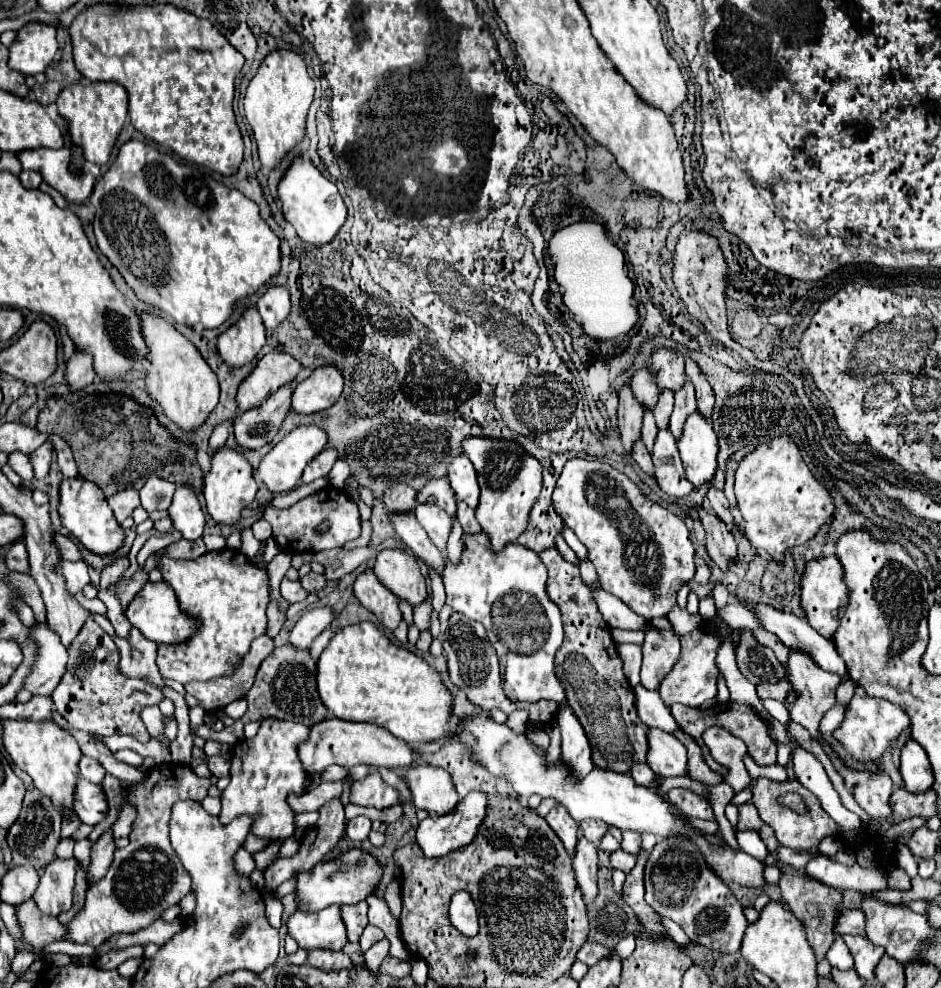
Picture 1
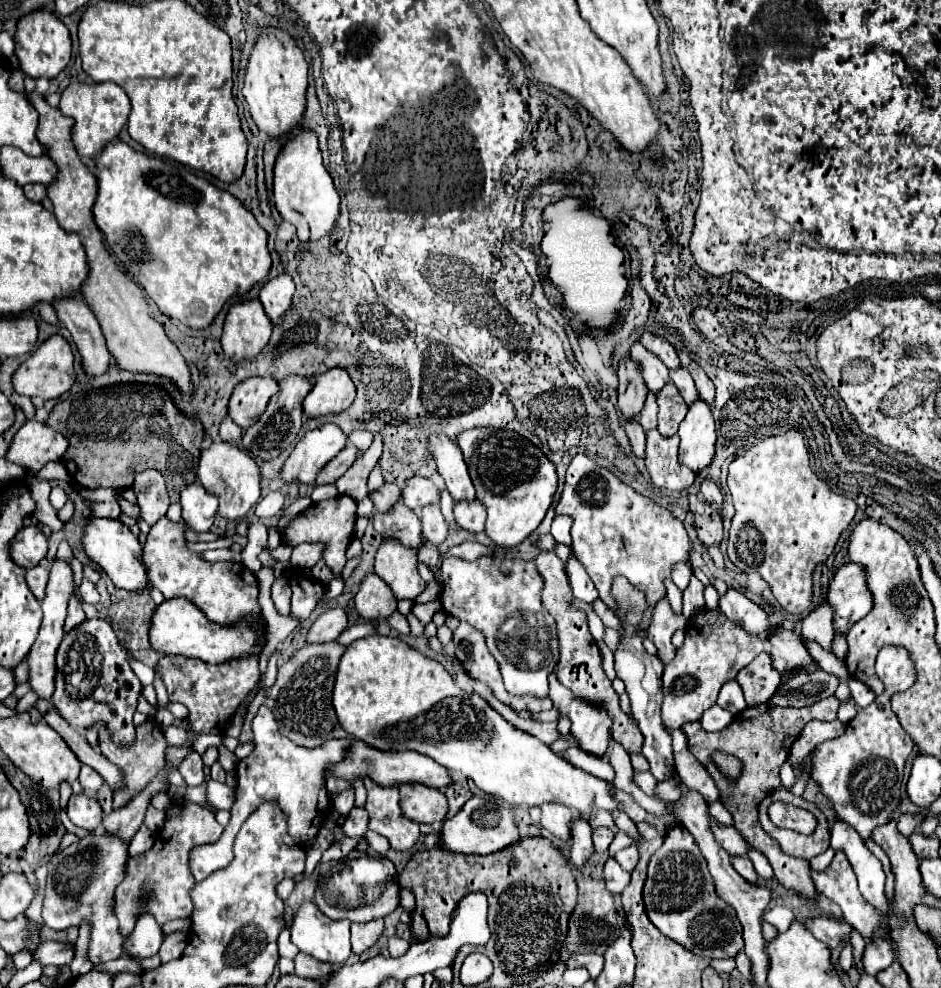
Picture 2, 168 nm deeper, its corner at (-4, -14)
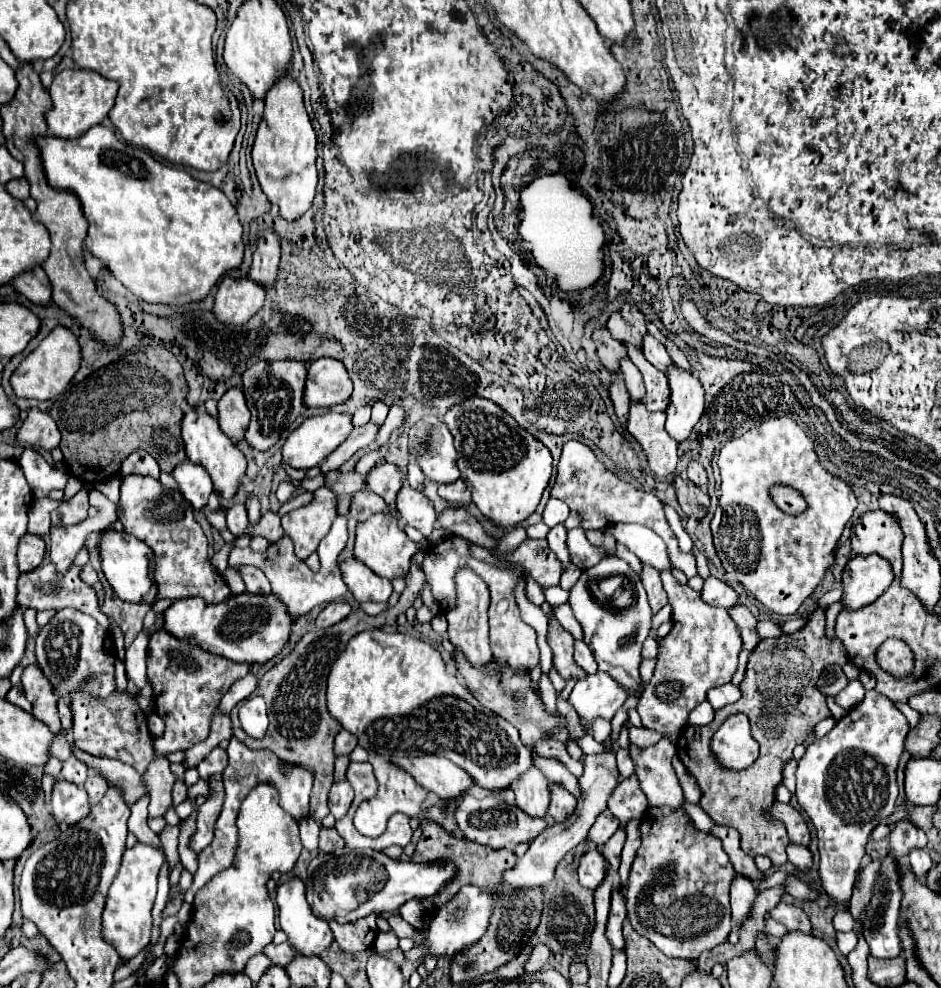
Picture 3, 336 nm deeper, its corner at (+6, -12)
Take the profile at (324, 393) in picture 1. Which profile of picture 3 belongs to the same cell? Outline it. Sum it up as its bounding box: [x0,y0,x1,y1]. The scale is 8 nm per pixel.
[305,358,353,408]

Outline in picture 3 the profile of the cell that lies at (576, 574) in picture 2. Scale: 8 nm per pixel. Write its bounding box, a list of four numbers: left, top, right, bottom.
[547,524,571,568]

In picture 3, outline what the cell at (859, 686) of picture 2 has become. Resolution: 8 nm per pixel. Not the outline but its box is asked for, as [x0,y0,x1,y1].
[835,680,865,712]

